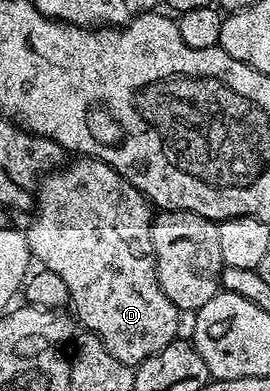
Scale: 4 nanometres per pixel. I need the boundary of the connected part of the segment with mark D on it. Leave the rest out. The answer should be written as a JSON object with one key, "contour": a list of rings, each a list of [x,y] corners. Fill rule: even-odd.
{"contour":[[[92,158],[74,160],[77,160],[74,164],[66,163],[42,176],[37,185],[33,221],[27,227],[29,251],[44,271],[59,274],[59,278],[67,282],[71,308],[80,327],[101,337],[107,350],[119,358],[119,362],[136,366],[177,339],[179,323],[177,307],[167,294],[163,294],[157,277],[157,259],[153,256],[151,238],[155,212],[149,199],[131,186],[123,174],[107,166],[107,162]]]}

